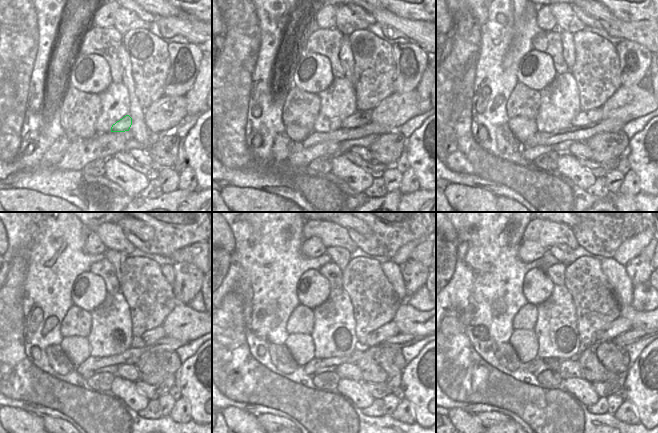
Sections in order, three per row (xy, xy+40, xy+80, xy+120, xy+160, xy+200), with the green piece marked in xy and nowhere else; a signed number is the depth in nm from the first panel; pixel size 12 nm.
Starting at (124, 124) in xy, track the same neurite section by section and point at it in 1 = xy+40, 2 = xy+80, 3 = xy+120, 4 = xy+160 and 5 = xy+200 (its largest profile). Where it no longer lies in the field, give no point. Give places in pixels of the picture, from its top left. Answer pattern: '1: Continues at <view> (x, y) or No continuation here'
1: Continues at xy+40 (357, 119)
2: Continues at xy+80 (583, 118)
3: Continues at xy+120 (149, 337)
4: Continues at xy+160 (390, 329)
5: Continues at xy+200 (621, 325).

